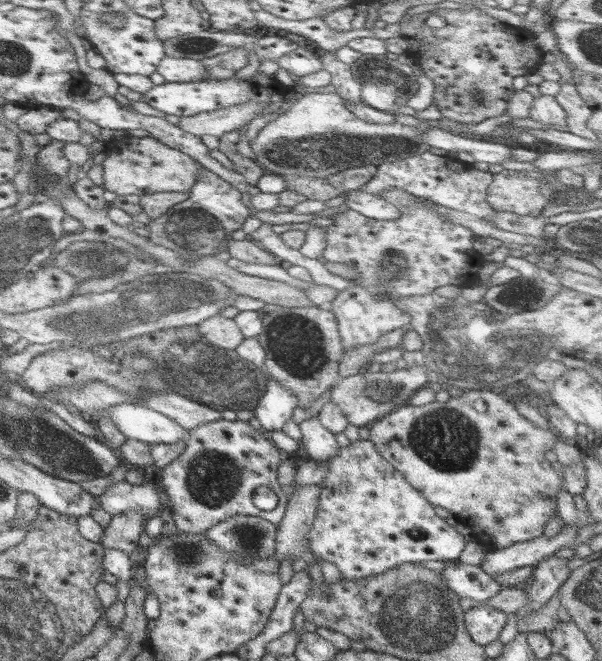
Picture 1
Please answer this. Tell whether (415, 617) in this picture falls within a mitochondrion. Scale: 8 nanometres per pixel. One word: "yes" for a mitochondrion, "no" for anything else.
yes

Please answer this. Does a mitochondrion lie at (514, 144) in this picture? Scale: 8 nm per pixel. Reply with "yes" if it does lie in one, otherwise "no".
no

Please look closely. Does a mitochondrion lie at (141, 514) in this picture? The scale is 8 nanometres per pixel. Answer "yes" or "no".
no

